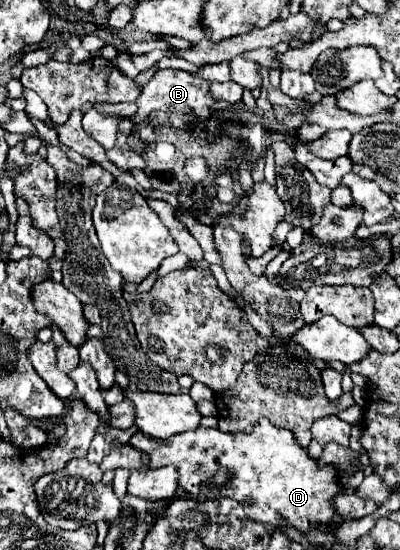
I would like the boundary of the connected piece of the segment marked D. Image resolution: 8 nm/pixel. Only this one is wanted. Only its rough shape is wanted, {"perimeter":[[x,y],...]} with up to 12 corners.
{"perimeter":[[265,417],[251,433],[135,433],[151,469],[173,465],[199,497],[221,491],[251,521],[297,531],[337,517],[337,469]]}

